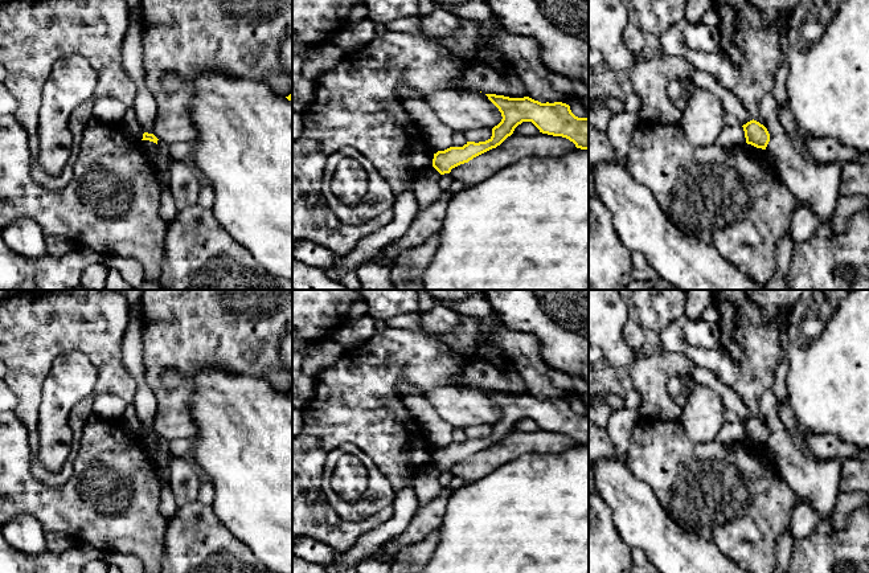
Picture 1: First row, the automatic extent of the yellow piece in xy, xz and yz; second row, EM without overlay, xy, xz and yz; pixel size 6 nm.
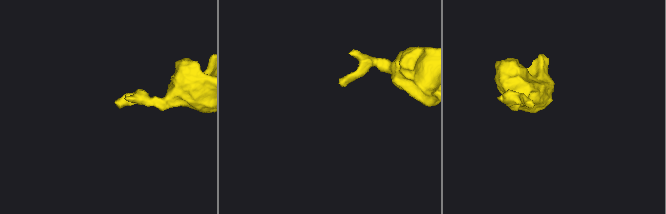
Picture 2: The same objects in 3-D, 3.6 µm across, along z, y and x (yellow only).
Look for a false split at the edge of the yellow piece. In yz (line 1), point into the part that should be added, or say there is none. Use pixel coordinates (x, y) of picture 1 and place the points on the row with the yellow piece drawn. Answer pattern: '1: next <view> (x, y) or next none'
1: next none

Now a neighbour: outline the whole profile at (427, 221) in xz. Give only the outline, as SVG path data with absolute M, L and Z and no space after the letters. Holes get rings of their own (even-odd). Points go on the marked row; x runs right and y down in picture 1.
M443 191L436 201L422 210L417 210L415 218L407 232L382 247L377 257L394 261L402 253L422 245L431 236L436 234L443 225L451 197L452 195L448 191Z

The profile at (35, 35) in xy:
M11 0L0 7L0 65L7 70L5 87L17 101L15 118L28 134L32 156L38 155L38 112L41 95L53 65L65 56L85 57L97 71L94 98L114 98L127 109L134 106L138 87L123 67L123 41L130 26L131 8L124 0Z

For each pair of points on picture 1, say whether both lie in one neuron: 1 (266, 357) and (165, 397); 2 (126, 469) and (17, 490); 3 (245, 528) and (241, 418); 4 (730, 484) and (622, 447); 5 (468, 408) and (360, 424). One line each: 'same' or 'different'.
1: same
2: same
3: same
4: different
5: different

